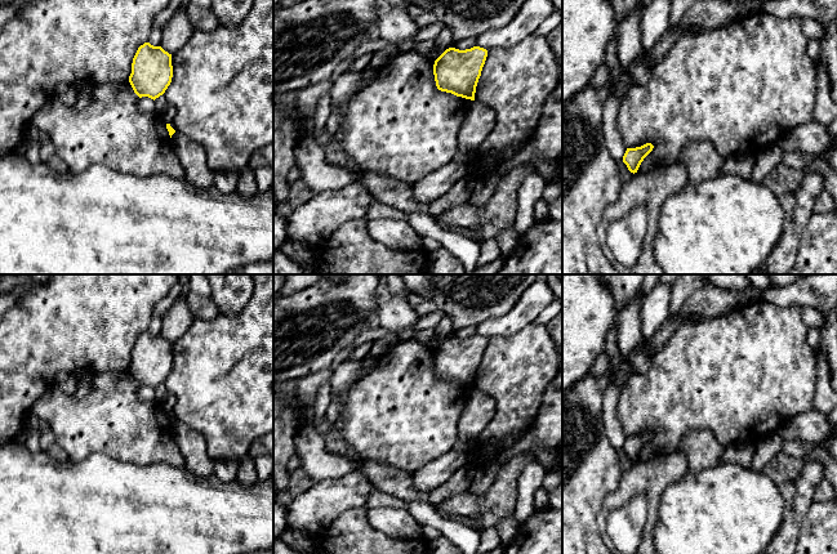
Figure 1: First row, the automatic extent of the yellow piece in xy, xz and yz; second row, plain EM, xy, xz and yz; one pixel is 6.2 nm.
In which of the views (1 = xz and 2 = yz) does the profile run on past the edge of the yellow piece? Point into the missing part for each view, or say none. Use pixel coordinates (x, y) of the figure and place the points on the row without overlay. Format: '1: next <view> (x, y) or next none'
1: next none
2: next none

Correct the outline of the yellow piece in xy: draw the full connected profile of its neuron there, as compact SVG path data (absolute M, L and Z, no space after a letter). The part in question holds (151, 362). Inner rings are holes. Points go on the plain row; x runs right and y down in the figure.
M150 331L141 334L133 347L129 371L134 381L142 387L156 388L172 371L172 343Z

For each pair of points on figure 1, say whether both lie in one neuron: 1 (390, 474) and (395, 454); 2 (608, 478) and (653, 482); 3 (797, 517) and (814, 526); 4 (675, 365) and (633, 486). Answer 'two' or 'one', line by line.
1: two
2: two
3: two
4: two

